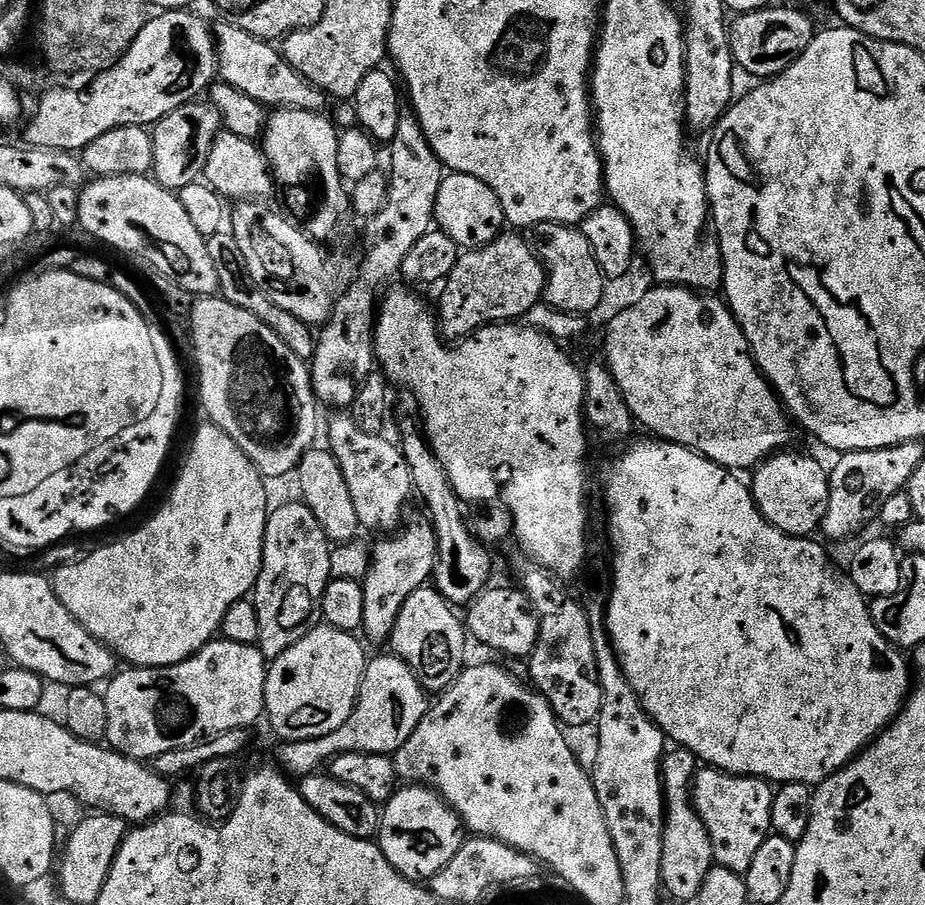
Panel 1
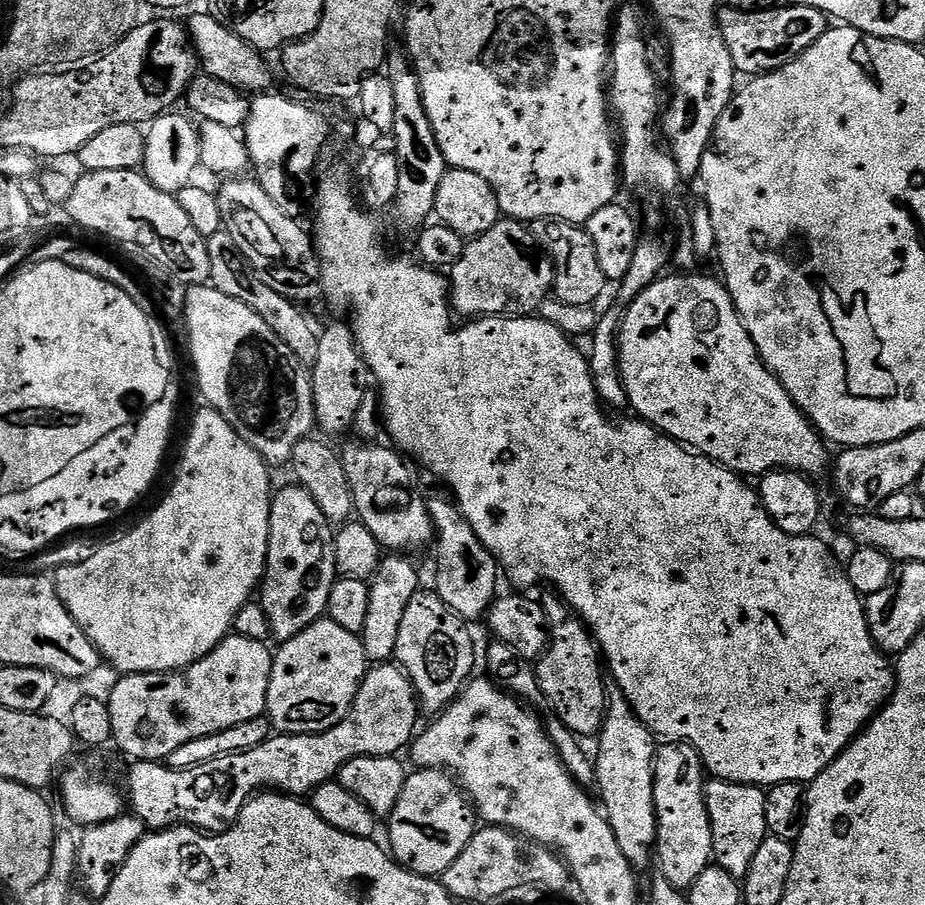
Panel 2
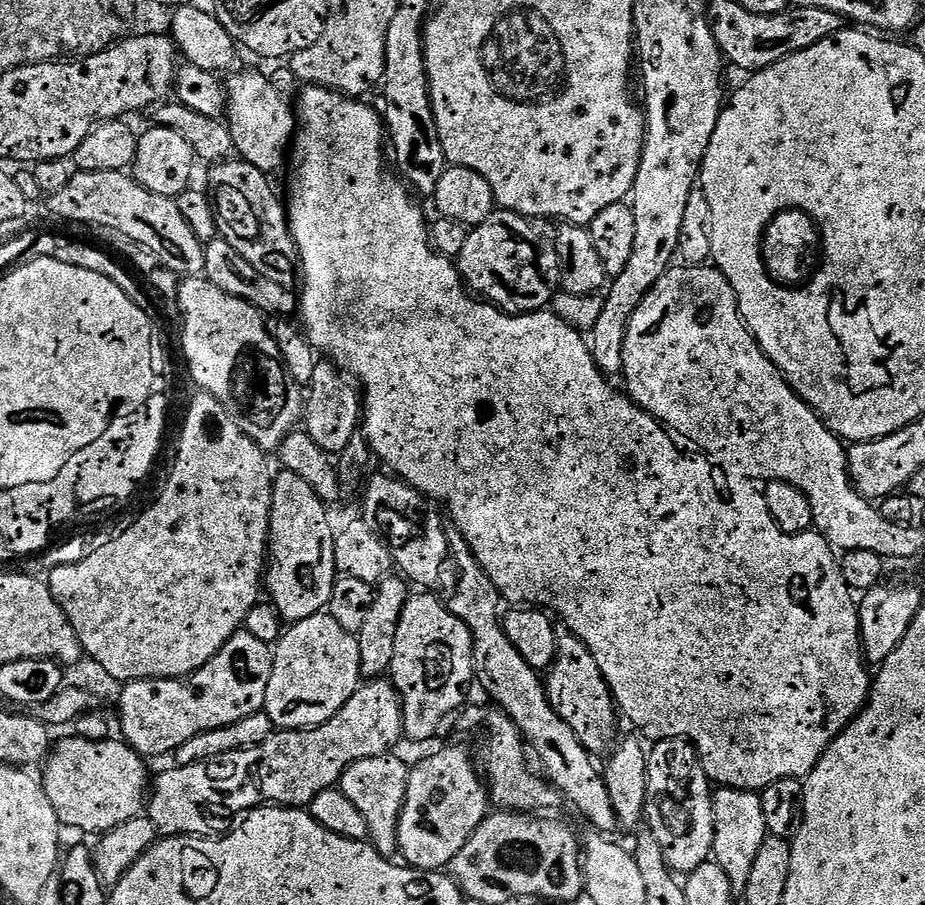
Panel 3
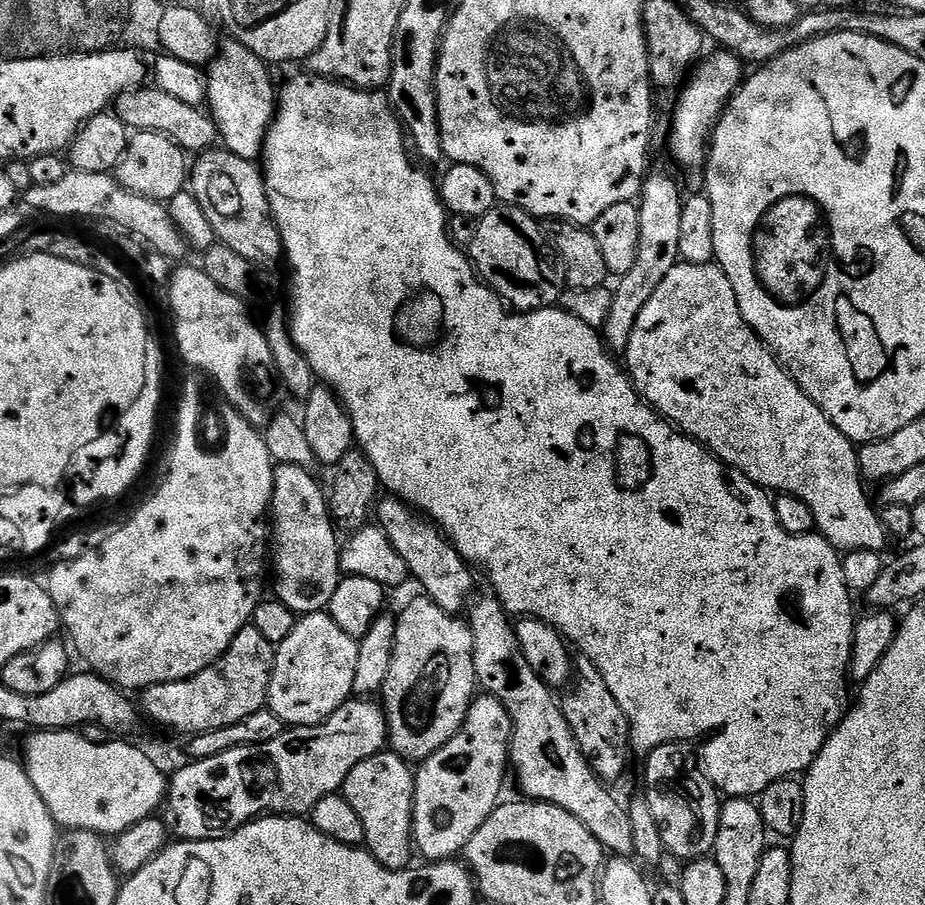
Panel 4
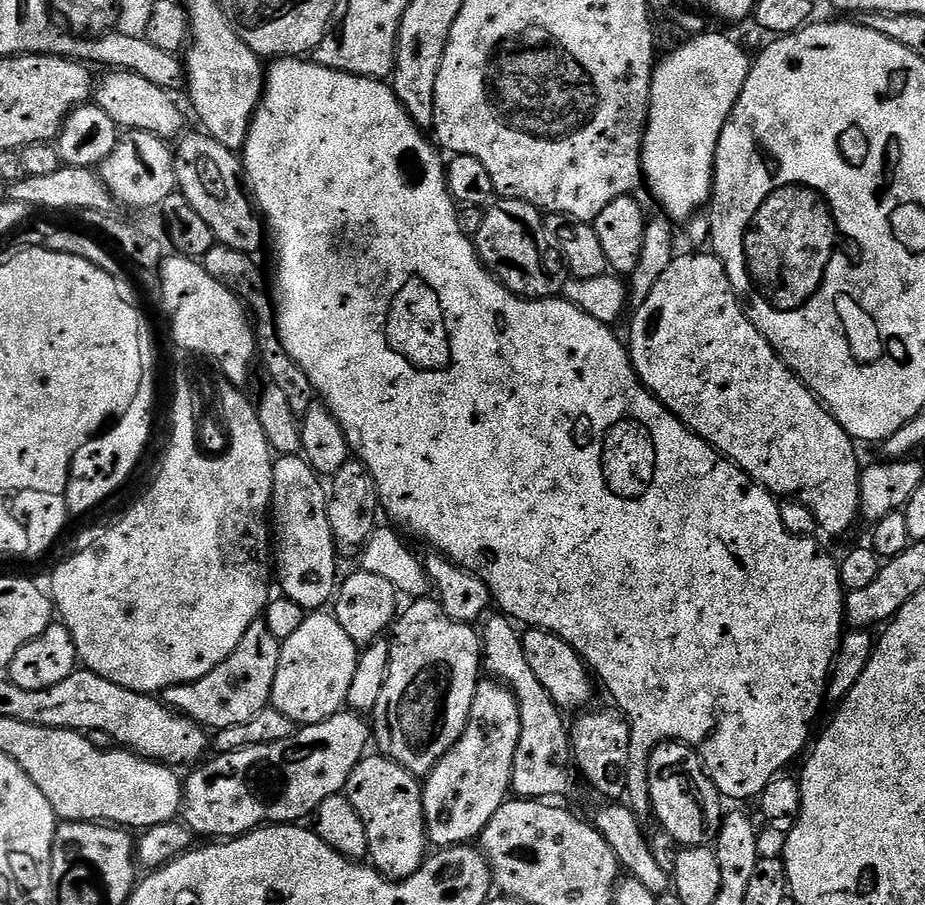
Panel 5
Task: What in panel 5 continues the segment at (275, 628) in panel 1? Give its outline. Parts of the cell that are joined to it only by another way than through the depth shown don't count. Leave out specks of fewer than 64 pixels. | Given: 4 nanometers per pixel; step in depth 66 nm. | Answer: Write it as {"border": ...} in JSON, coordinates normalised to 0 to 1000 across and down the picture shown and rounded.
{"border":[[[328,503],[303,504],[294,514],[294,559],[292,562],[292,575],[296,580],[296,601],[303,604],[303,619],[301,614],[301,650],[306,657],[312,659],[318,665],[322,665],[322,670],[326,670],[331,674],[346,674],[351,671],[350,666],[360,662],[361,655],[365,650],[365,636],[363,641],[363,614],[365,615],[365,607],[361,594],[359,593],[359,582],[357,581],[357,572],[355,571],[355,544],[348,536],[347,527],[342,525],[333,509]]]}

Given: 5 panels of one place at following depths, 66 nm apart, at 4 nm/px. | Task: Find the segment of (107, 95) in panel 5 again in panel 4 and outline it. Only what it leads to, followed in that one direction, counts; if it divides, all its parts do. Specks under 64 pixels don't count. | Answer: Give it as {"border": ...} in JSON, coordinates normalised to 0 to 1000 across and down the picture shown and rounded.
{"border":[[[168,95],[148,97],[145,102],[134,102],[125,109],[123,126],[139,144],[165,146],[184,152],[200,169],[219,170],[232,165],[236,159],[234,134],[221,119],[201,117],[194,108],[187,108]]]}

